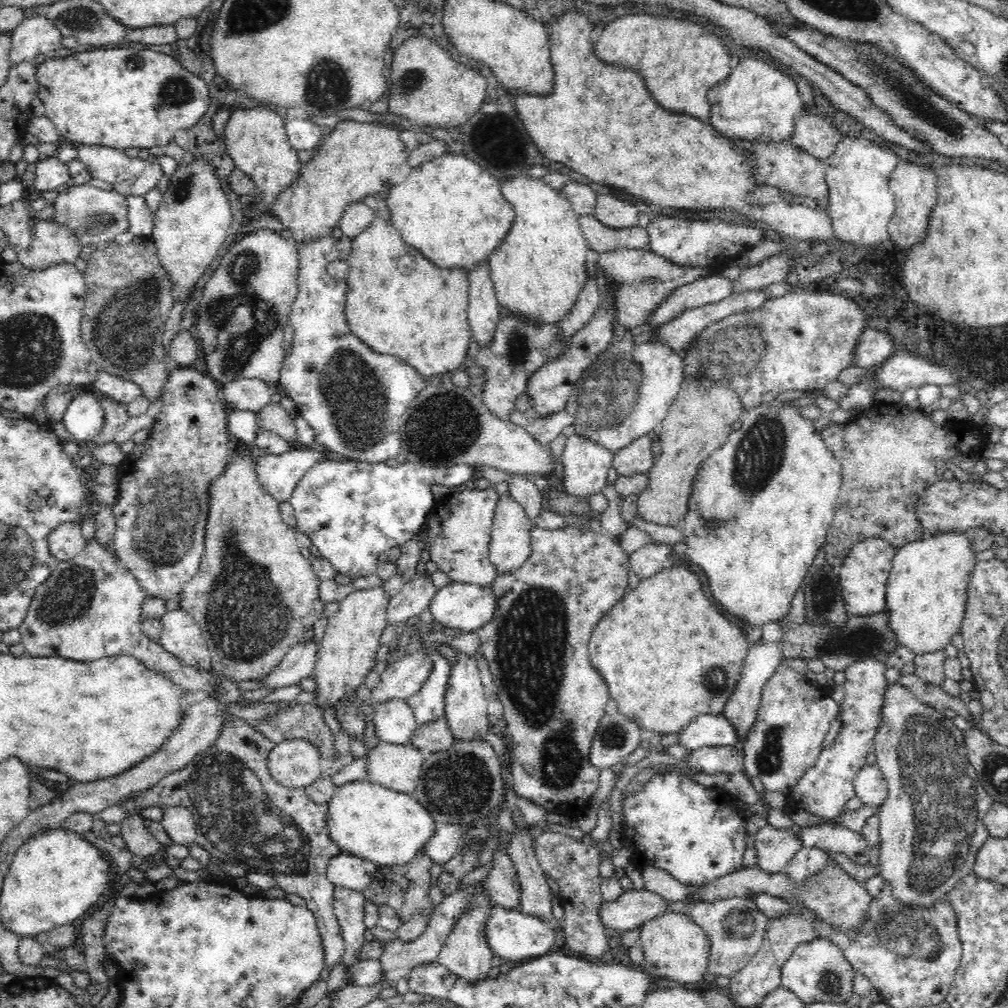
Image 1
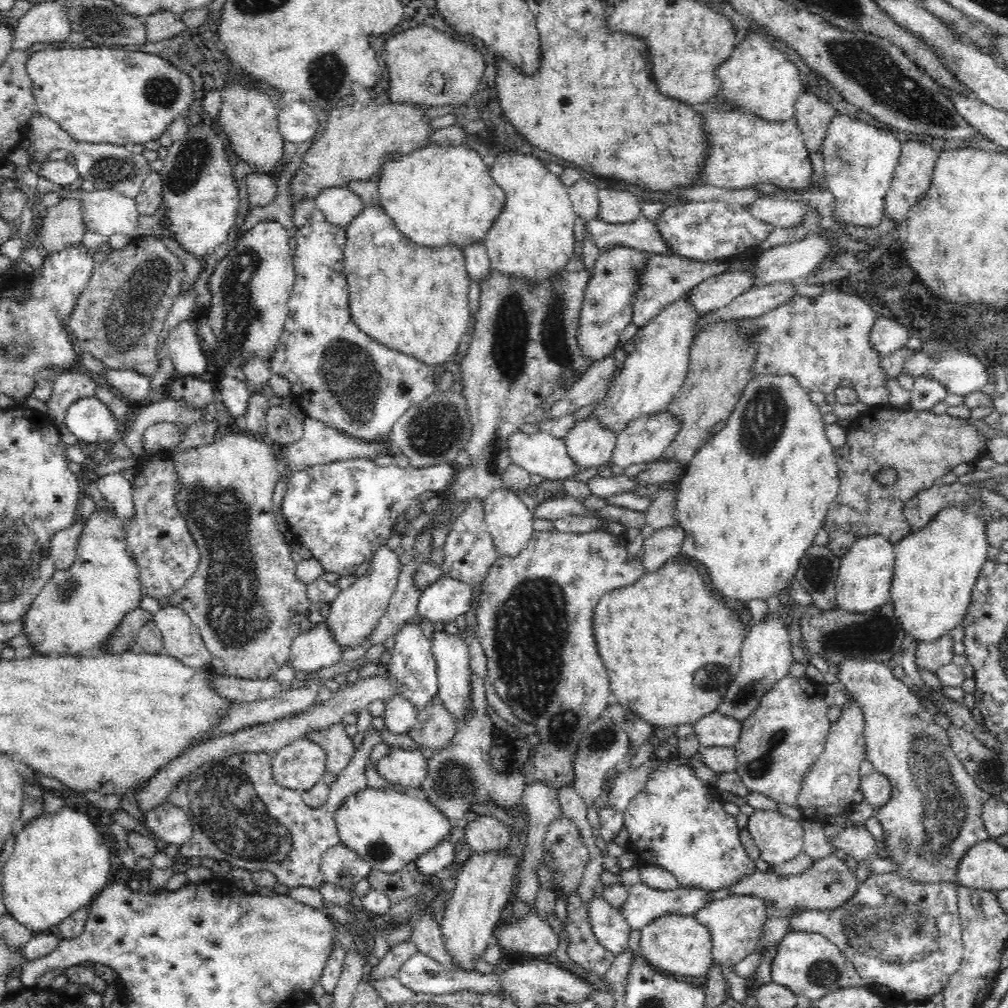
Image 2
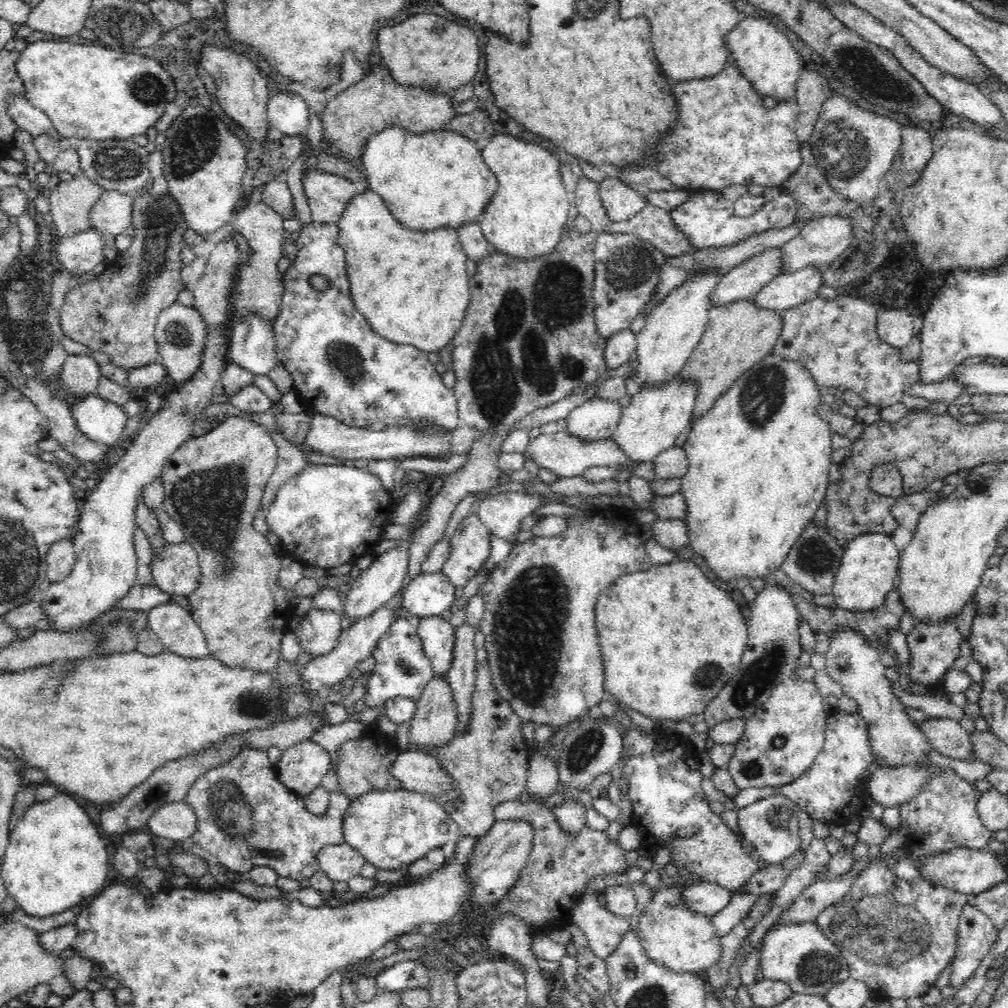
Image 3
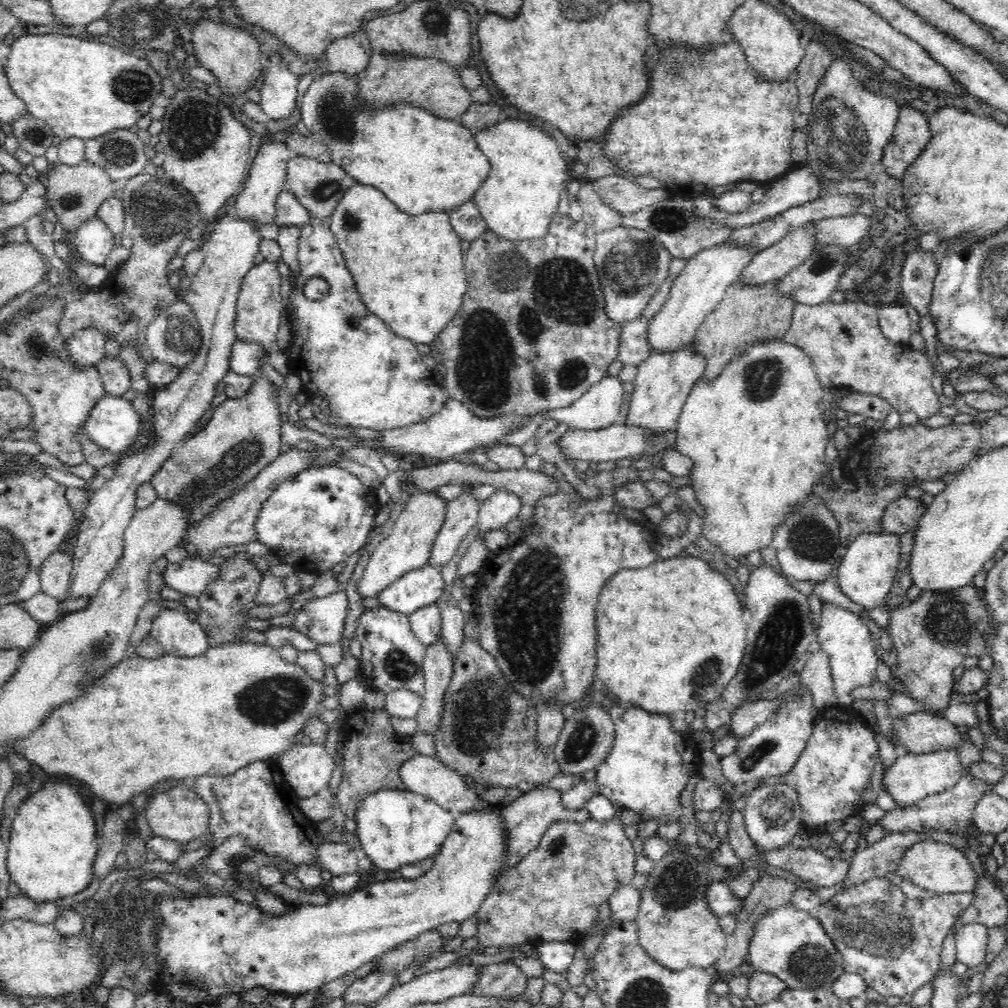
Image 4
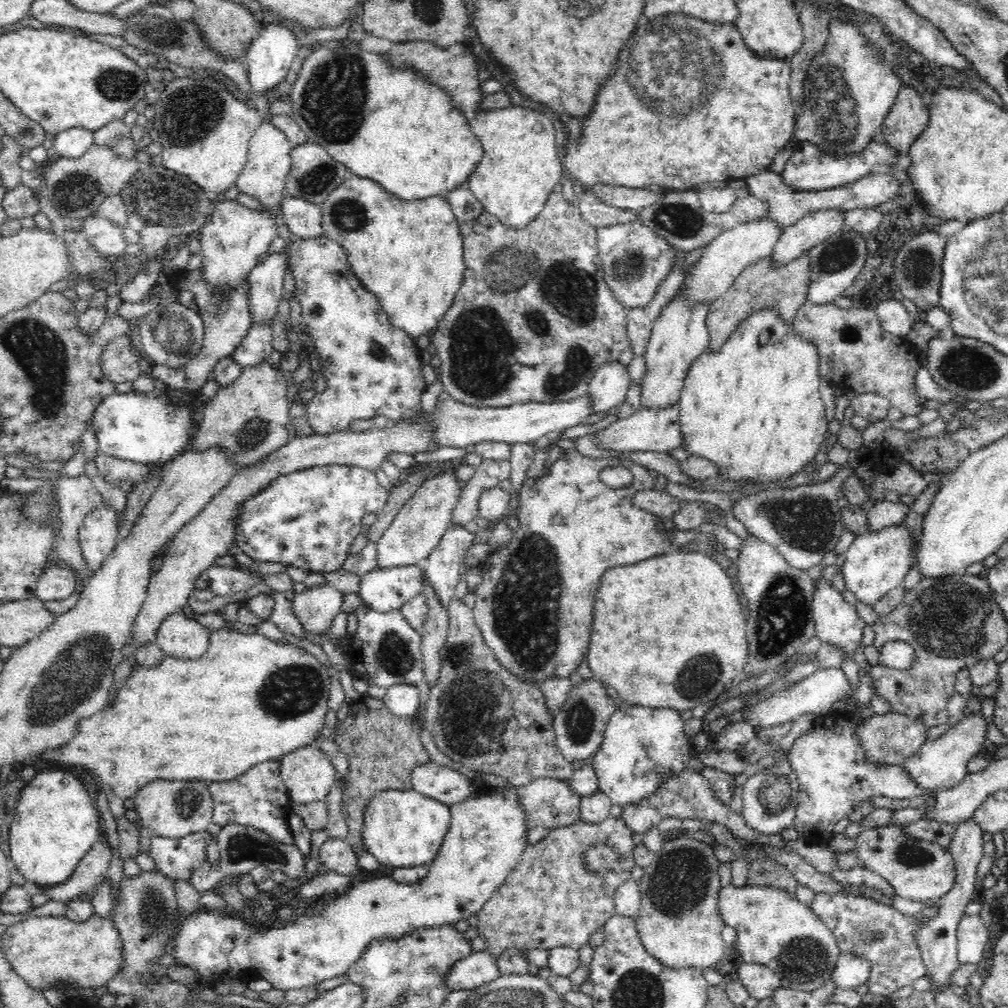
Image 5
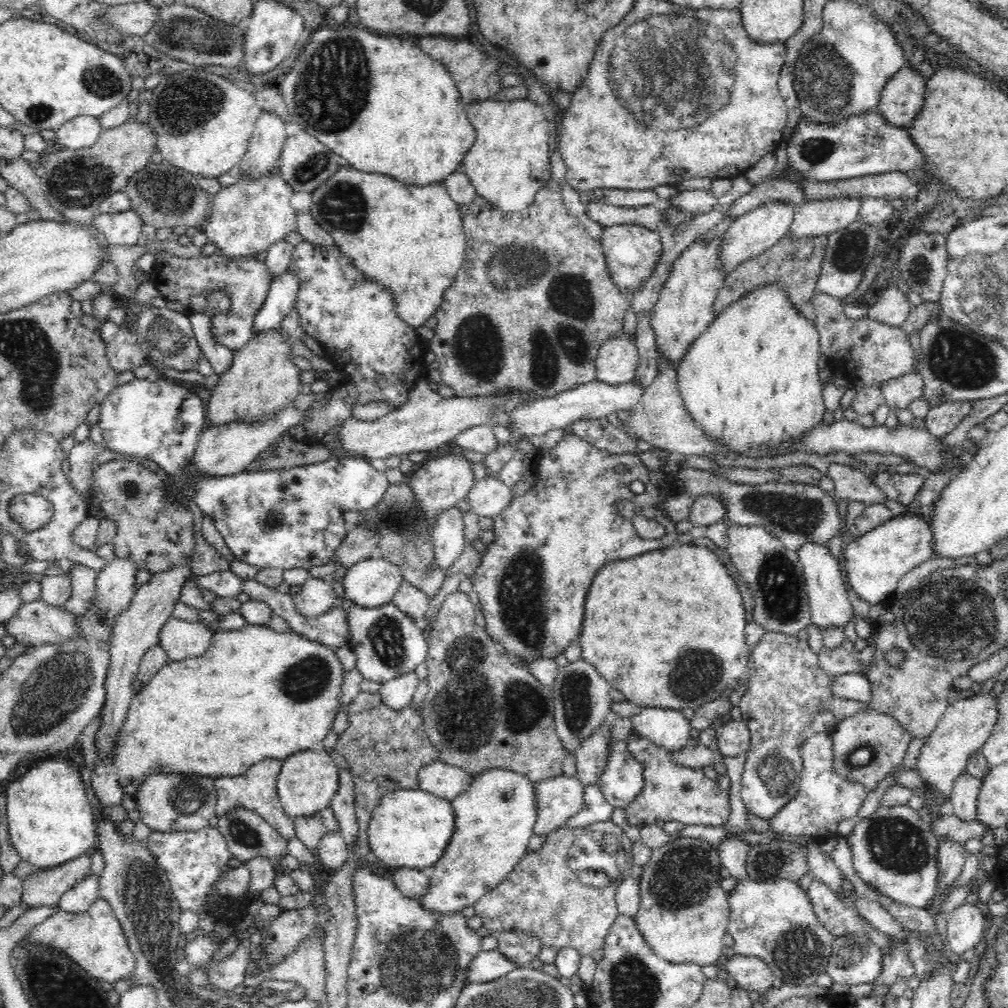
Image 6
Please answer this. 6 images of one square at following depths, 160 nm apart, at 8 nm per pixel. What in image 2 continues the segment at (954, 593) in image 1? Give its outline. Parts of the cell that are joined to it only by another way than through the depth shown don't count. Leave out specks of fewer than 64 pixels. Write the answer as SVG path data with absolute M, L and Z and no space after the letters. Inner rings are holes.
M957 504L956 507L942 508L926 527L902 539L895 549L890 603L903 630L919 643L934 643L950 634L953 628L962 624L968 612L979 572L982 572L983 564L989 559L988 520L983 518L982 508L982 504Z

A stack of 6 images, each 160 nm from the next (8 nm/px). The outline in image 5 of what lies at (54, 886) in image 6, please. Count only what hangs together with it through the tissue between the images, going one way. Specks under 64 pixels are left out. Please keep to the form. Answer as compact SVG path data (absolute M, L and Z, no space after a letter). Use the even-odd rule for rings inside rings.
M107 842L94 844L94 847L82 858L74 875L56 887L39 887L52 901L68 902L75 897L86 895L98 887L108 877L108 866L112 858L112 848Z

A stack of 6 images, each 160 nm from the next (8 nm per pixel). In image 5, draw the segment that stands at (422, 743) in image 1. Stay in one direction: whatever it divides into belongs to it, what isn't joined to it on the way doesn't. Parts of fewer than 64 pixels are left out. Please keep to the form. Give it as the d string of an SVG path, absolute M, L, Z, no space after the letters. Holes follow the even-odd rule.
M422 572L422 592L428 607L424 627L421 629L421 651L424 661L424 678L430 687L438 684L440 676L440 651L446 642L449 620L446 608L435 593L429 578Z

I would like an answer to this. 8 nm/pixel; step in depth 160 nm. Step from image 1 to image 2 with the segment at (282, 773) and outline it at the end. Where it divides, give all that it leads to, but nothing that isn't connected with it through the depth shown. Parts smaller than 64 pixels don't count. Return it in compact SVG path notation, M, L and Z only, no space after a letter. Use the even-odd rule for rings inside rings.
M308 738L292 741L272 753L275 781L284 788L310 790L327 771L327 754Z

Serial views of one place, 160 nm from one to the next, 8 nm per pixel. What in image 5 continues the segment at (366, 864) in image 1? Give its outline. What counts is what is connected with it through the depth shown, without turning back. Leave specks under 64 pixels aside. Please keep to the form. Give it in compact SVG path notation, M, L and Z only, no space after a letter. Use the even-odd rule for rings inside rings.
M330 838L320 850L320 859L335 874L349 876L359 869L353 848L342 838Z

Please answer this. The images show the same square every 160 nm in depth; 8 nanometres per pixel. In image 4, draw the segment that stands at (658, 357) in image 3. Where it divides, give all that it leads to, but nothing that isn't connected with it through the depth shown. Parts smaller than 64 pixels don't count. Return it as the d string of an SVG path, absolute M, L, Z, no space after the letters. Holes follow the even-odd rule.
M724 240L698 251L687 260L684 270L671 284L667 301L649 320L649 341L652 351L676 351L692 343L704 318L714 312L727 288L739 280L742 271L760 252L745 244Z

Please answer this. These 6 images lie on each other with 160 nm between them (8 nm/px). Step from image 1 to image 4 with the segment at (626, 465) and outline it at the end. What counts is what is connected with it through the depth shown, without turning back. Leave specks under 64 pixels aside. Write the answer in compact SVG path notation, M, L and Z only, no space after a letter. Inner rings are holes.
M693 342L676 351L652 351L650 357L637 367L634 393L631 394L625 419L652 434L676 430L690 388L704 375L706 369L704 355L698 353Z

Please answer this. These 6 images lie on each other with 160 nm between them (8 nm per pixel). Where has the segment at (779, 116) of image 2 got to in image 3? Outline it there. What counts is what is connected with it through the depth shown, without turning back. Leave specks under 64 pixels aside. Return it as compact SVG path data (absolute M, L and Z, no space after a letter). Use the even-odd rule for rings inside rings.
M763 12L743 15L726 35L726 44L740 72L768 103L774 103L776 99L784 101L786 98L795 98L803 57L783 32L773 22L764 18Z

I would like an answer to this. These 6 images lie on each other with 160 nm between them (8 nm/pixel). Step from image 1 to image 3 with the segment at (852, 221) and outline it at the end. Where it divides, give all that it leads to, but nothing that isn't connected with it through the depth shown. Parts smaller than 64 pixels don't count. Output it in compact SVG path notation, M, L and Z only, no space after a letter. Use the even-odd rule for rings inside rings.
M832 90L818 112L818 120L808 138L818 170L832 188L848 200L870 206L880 190L880 178L892 166L894 156L902 145L902 124L897 120L870 112L852 103L842 93Z

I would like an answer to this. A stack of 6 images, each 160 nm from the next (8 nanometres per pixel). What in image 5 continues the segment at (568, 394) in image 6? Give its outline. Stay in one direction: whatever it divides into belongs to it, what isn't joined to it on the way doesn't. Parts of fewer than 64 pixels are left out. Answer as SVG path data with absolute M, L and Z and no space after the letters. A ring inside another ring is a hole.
M588 391L582 396L576 396L568 402L528 402L508 407L491 408L464 405L452 398L446 392L437 398L436 416L434 416L434 442L440 446L457 446L470 450L472 444L484 440L498 442L527 442L534 443L538 438L550 432L566 430L586 424L587 419L594 414L594 401Z

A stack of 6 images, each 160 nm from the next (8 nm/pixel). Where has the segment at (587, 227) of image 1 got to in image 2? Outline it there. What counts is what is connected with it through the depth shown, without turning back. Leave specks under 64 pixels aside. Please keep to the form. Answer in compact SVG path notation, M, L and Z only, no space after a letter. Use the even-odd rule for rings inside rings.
M644 215L629 223L612 224L596 219L586 224L599 248L629 246L652 255L670 254L669 246L659 232L656 221Z

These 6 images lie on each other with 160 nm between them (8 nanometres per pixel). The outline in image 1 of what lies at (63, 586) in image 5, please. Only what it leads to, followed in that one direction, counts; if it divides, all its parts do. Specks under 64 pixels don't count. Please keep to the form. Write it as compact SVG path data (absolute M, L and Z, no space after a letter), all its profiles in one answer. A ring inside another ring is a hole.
M80 522L59 524L48 537L49 551L52 556L61 560L72 560L82 553L86 539L80 531Z

